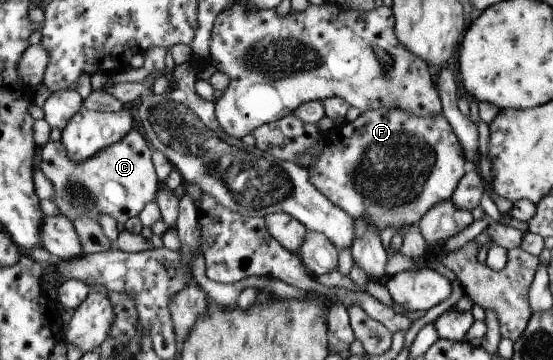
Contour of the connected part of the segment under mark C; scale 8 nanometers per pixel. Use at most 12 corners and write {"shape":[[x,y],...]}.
{"shape":[[135,128],[81,163],[61,139],[41,150],[53,201],[71,222],[126,225],[158,192]]}

